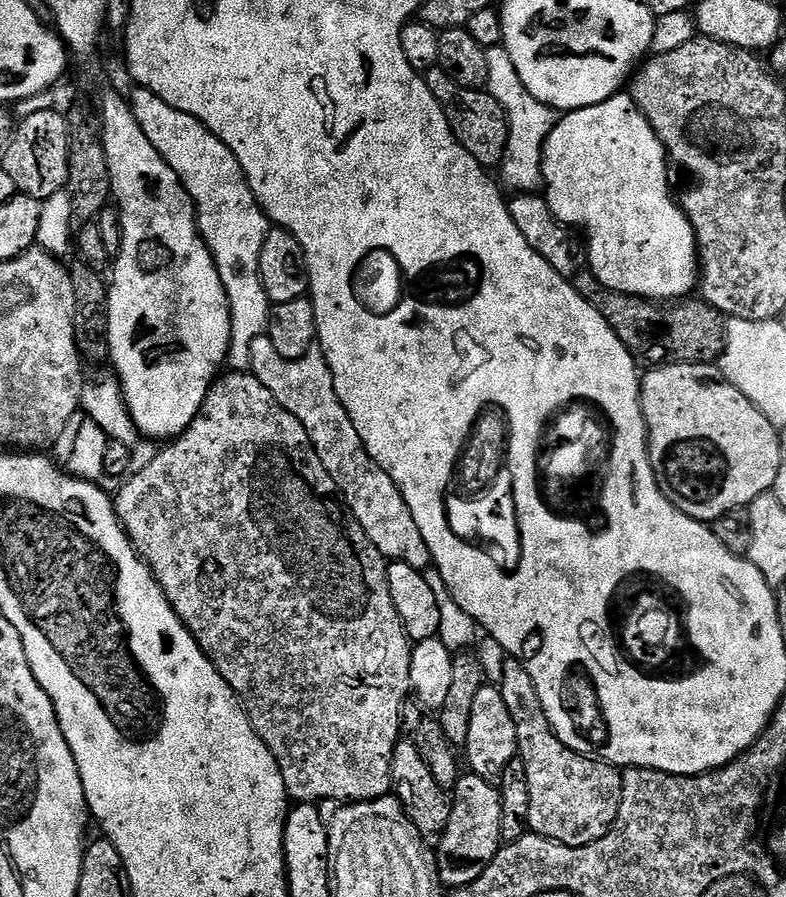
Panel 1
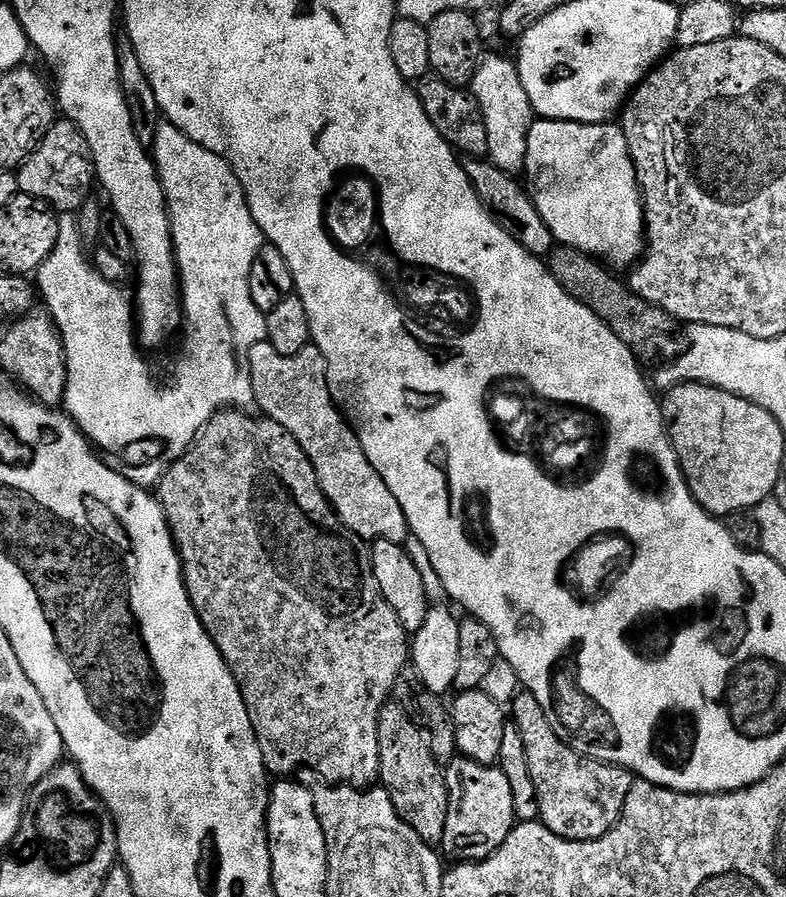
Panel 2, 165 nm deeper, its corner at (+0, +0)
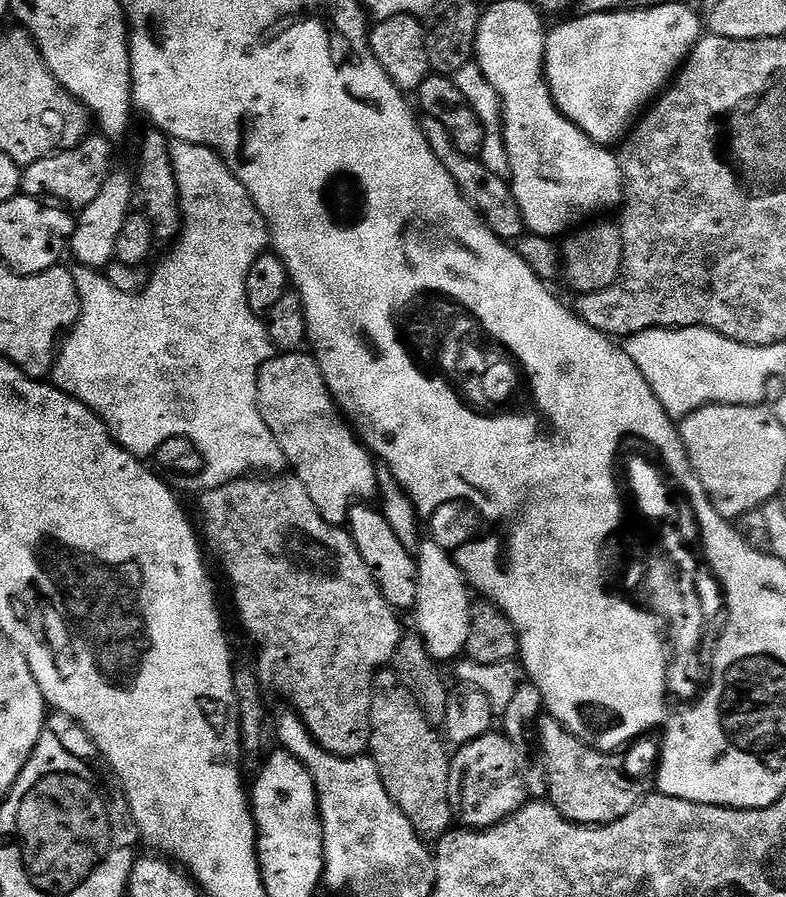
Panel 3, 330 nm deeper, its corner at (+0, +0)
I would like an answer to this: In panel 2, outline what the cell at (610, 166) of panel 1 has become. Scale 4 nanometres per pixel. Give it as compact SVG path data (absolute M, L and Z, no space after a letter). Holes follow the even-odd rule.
M537 119L528 135L524 172L534 206L538 214L542 214L542 222L546 222L557 245L577 248L613 269L631 269L643 256L646 247L644 198L641 185L636 182L636 168L628 155L624 129L619 123L576 124L572 120Z

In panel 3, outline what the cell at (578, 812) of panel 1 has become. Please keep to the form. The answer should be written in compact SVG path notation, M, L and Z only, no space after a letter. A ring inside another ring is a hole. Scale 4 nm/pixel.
M541 715L538 736L539 732L544 772L548 775L547 799L567 820L589 826L612 824L630 814L630 810L634 810L653 791L654 773L662 759L662 752L655 743L652 745L648 741L651 739L641 739L635 745L637 748L632 756L632 764L627 764L620 754L602 752L584 744L553 716Z

